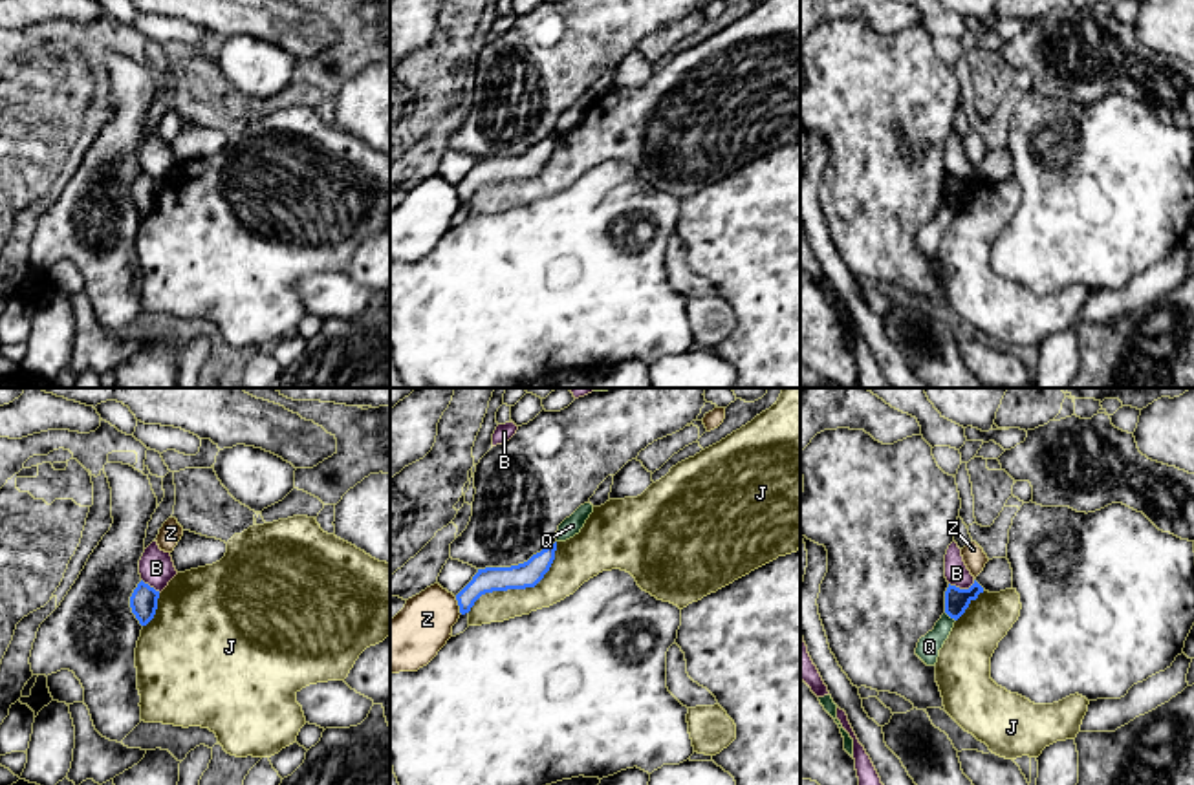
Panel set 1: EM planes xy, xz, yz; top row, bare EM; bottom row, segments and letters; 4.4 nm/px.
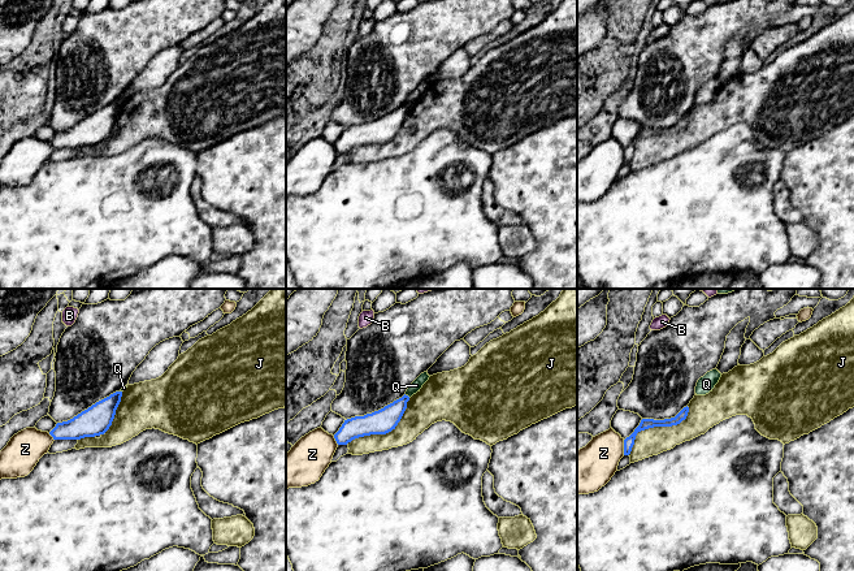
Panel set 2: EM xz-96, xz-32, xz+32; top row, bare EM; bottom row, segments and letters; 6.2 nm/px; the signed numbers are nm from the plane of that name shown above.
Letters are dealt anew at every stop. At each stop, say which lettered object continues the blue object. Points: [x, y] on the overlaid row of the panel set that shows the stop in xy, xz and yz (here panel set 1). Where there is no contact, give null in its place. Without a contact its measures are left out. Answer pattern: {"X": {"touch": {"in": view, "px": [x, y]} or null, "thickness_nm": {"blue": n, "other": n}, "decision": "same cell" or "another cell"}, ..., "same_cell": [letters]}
{"B": {"touch": {"in": "yz", "px": [962, 590]}, "thickness_nm": {"blue": 110, "other": 110}, "decision": "another cell"}, "J": {"touch": {"in": "xz", "px": [521, 588]}, "thickness_nm": {"blue": 110, "other": 170}, "decision": "another cell"}, "Q": {"touch": {"in": "yz", "px": [951, 617]}, "thickness_nm": {"blue": 110, "other": 100}, "decision": "another cell"}, "Z": {"touch": {"in": "xz", "px": [458, 604]}, "thickness_nm": {"blue": 110, "other": 240}, "decision": "another cell"}, "same_cell": []}

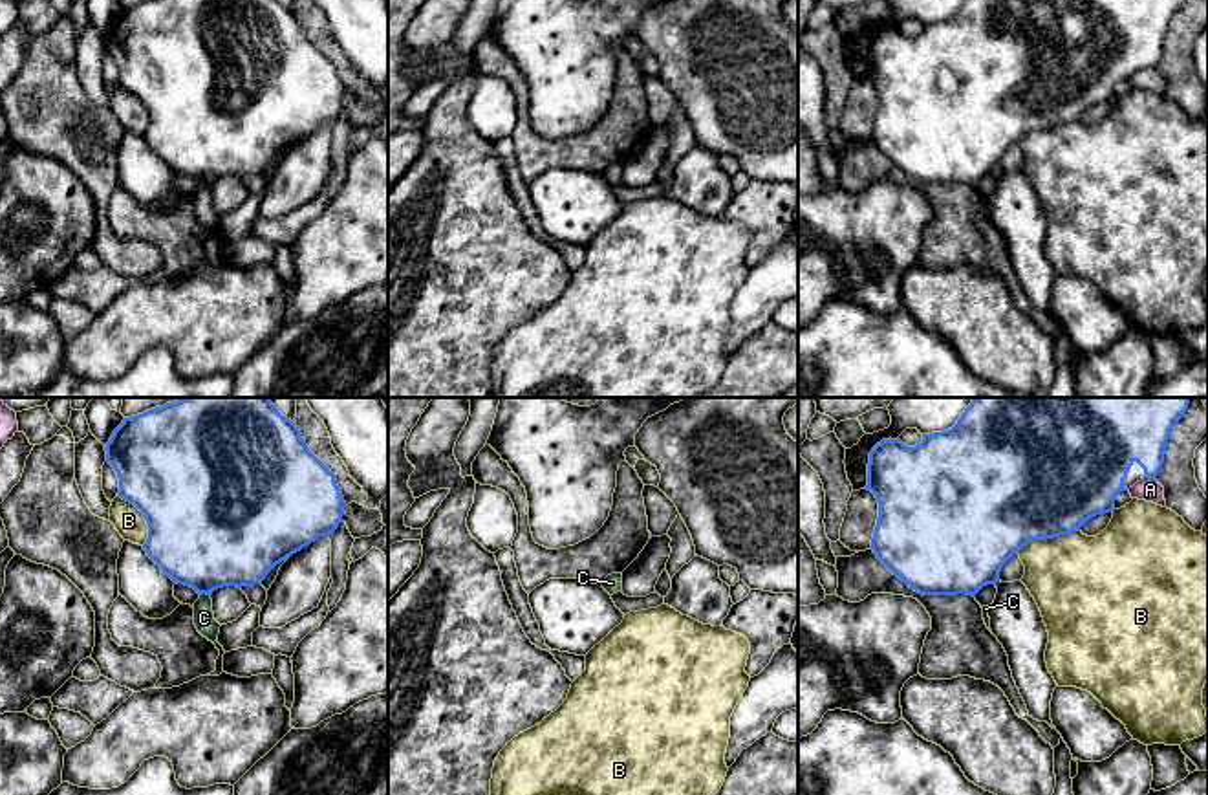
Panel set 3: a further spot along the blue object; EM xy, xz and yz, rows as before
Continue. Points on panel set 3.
{"A": {"touch": {"in": "yz", "px": [1148, 477]}, "thickness_nm": {"blue": 340, "other": 100}, "decision": "another cell"}, "B": {"touch": {"in": "yz", "px": [1047, 537]}, "thickness_nm": {"blue": 500, "other": 420}, "decision": "another cell"}, "C": {"touch": {"in": "xy", "px": [204, 592]}, "thickness_nm": {"blue": 480, "other": 100}, "decision": "same cell"}, "same_cell": ["C"]}

